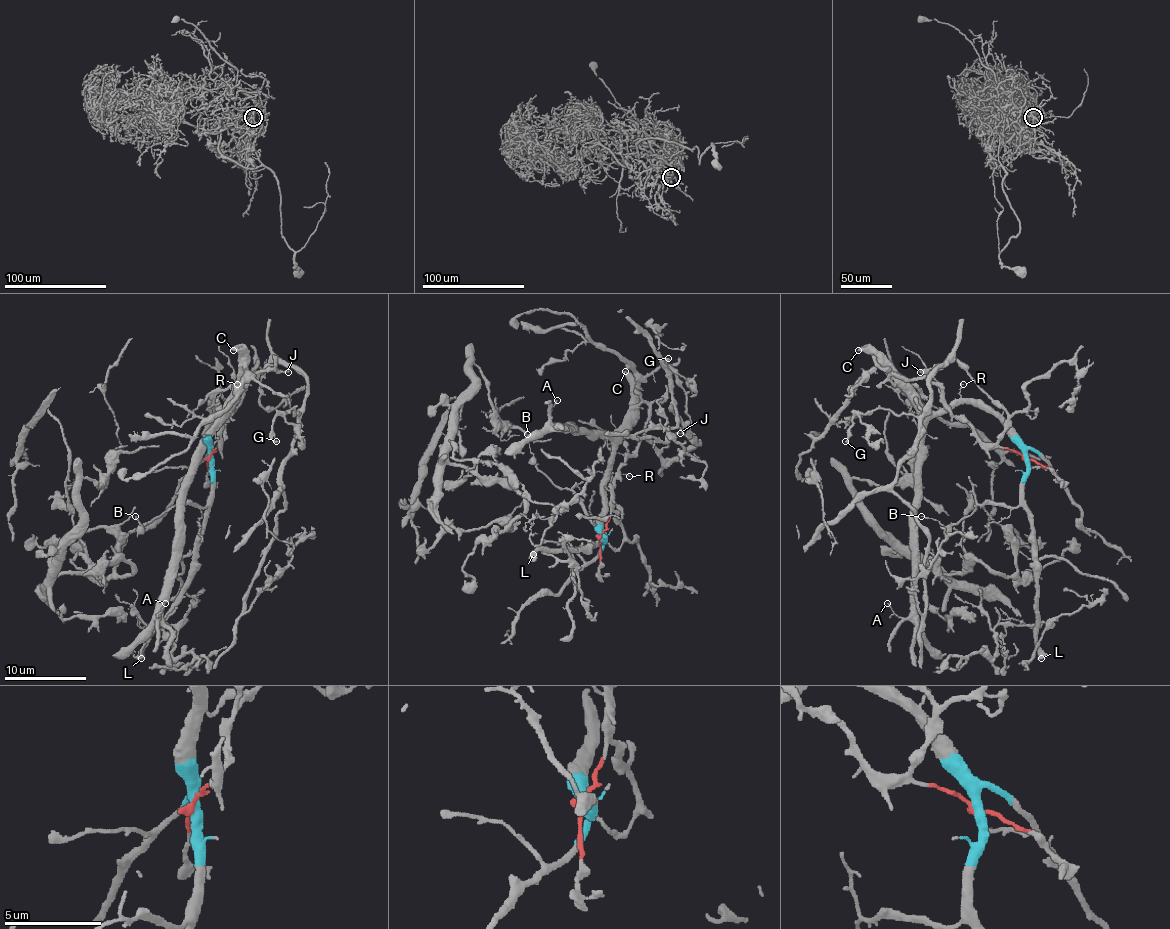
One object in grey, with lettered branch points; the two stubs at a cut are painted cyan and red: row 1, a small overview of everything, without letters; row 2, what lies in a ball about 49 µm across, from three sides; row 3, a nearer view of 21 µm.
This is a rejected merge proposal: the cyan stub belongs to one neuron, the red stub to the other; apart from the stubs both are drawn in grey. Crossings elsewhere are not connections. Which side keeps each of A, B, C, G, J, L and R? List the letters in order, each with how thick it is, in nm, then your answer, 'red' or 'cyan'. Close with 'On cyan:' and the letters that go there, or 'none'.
A: 110 nm thick; cyan
B: 100 nm thick; cyan
C: 360 nm thick; cyan
G: 180 nm thick; red
J: 140 nm thick; red
L: 600 nm thick; cyan
R: 100 nm thick; cyan
On cyan: A, B, C, L, R

